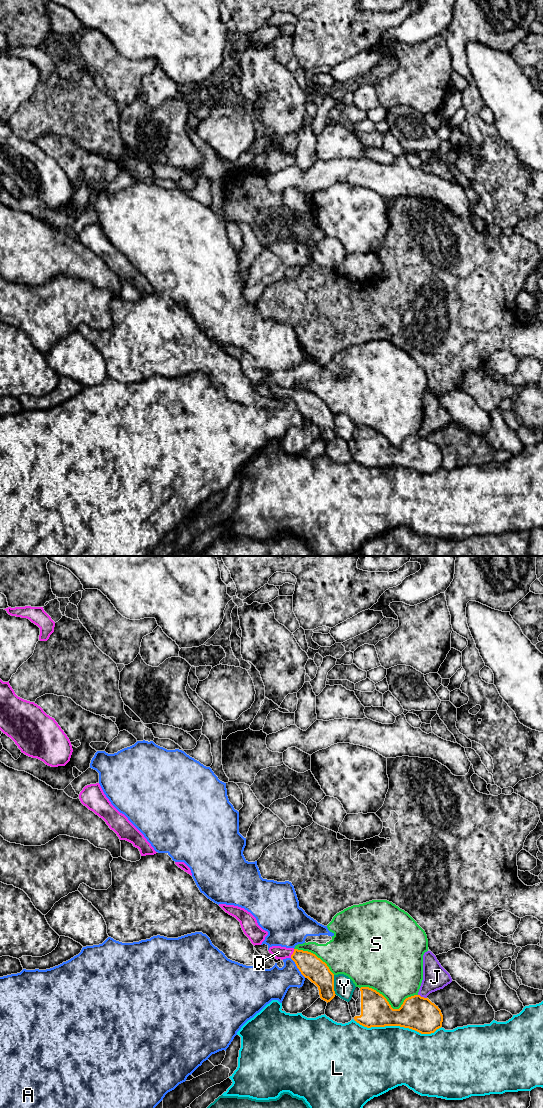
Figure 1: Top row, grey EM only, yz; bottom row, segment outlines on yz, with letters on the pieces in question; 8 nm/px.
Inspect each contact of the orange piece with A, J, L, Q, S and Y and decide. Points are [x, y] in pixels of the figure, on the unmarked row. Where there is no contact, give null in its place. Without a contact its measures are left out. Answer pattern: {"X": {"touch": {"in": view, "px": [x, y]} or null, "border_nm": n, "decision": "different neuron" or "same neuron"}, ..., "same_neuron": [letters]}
{"A": {"touch": {"in": "yz", "px": [297, 407]}, "border_nm": 200, "decision": "different neuron"}, "J": {"touch": {"in": "yz", "px": [422, 437]}, "border_nm": 80, "decision": "different neuron"}, "L": {"touch": {"in": "yz", "px": [398, 465]}, "border_nm": 700, "decision": "different neuron"}, "Q": {"touch": {"in": "yz", "px": [293, 393]}, "border_nm": 80, "decision": "same neuron"}, "S": {"touch": {"in": "yz", "px": [389, 444]}, "border_nm": 460, "decision": "different neuron"}, "Y": {"touch": {"in": "yz", "px": [333, 425]}, "border_nm": 160, "decision": "different neuron"}, "same_neuron": ["Q"]}

